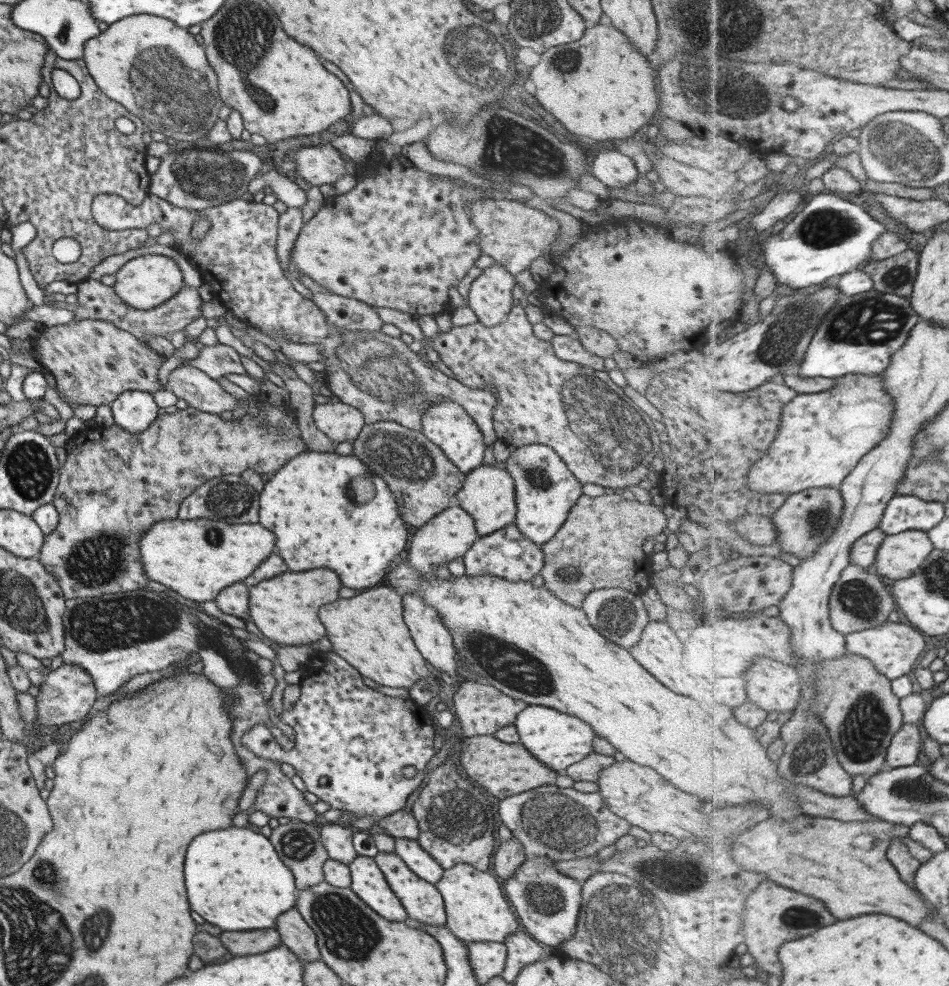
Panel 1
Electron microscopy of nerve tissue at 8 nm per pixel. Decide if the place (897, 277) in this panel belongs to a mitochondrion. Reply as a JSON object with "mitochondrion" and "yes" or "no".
{"mitochondrion":"yes"}

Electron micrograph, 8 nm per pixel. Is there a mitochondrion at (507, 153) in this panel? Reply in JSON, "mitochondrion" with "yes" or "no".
{"mitochondrion":"yes"}

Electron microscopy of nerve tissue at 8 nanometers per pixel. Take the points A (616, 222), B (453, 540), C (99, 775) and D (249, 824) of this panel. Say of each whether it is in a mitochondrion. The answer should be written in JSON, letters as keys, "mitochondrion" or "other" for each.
{"A":"other","B":"other","C":"other","D":"other"}

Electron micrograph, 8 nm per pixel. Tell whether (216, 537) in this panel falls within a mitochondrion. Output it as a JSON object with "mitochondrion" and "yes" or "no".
{"mitochondrion":"yes"}

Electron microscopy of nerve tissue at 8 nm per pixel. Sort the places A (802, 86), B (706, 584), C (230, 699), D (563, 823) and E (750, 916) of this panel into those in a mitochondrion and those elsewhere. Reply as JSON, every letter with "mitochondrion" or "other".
{"A":"other","B":"other","C":"other","D":"mitochondrion","E":"other"}

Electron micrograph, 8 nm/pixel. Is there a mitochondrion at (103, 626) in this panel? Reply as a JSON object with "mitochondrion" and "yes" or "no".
{"mitochondrion":"yes"}

